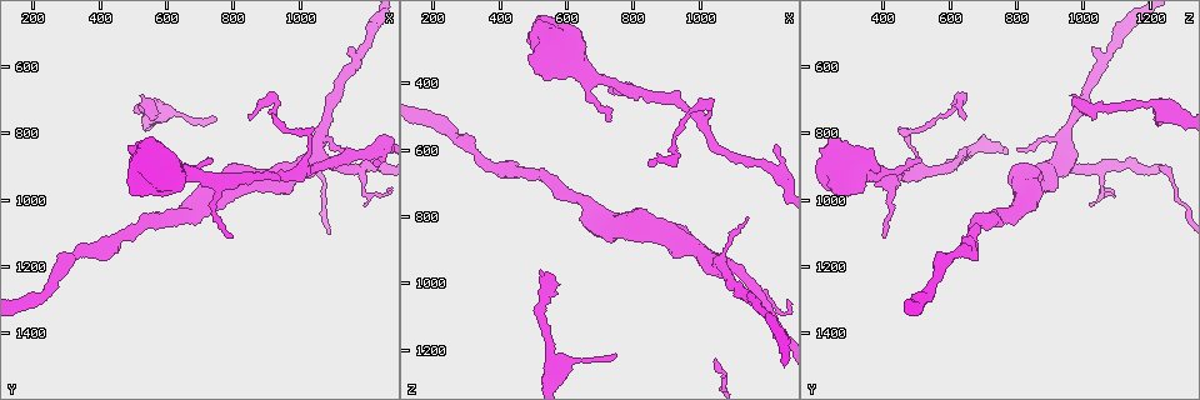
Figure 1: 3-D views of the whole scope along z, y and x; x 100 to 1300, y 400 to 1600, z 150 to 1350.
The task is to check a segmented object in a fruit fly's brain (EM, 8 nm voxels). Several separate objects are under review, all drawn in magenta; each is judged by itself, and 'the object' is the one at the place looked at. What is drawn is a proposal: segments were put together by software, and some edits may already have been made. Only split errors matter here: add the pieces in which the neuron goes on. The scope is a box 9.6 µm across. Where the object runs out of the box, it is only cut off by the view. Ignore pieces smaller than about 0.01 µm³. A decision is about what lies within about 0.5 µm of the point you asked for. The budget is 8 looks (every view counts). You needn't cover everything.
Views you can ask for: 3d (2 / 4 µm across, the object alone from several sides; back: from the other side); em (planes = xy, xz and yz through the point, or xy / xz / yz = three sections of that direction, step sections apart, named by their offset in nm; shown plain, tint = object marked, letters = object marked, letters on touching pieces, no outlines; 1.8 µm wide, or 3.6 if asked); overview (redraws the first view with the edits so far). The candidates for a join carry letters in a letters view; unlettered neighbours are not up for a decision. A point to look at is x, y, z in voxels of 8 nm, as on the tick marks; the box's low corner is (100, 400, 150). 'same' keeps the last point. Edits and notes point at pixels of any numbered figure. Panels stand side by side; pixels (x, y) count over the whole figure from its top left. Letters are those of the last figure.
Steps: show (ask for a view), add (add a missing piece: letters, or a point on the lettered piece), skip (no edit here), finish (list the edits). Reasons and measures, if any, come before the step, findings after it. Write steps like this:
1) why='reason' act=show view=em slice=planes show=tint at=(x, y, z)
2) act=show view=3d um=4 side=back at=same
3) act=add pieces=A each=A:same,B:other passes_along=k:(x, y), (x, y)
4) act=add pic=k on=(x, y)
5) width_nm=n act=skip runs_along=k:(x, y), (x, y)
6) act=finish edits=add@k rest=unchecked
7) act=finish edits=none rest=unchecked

why='an open end' act=show view=em slice=planes show=letters at=(850, 750, 650)

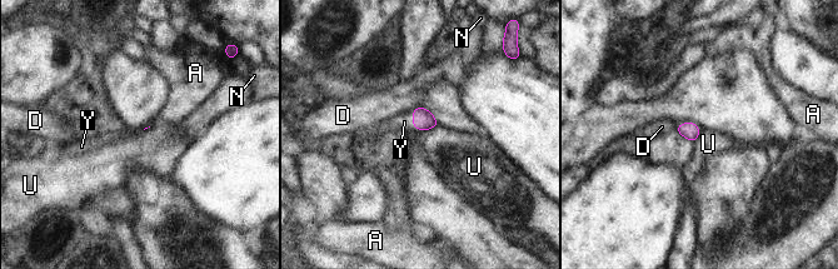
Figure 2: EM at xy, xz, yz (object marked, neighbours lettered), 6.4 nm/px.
act=add pieces=Y each=A:other,D:other,N:other,U:other,Y:same passes_along=2:(423, 119), (413, 121), (404, 121) found='it goes on there'

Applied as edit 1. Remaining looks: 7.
why='redraw' act=show view=overview

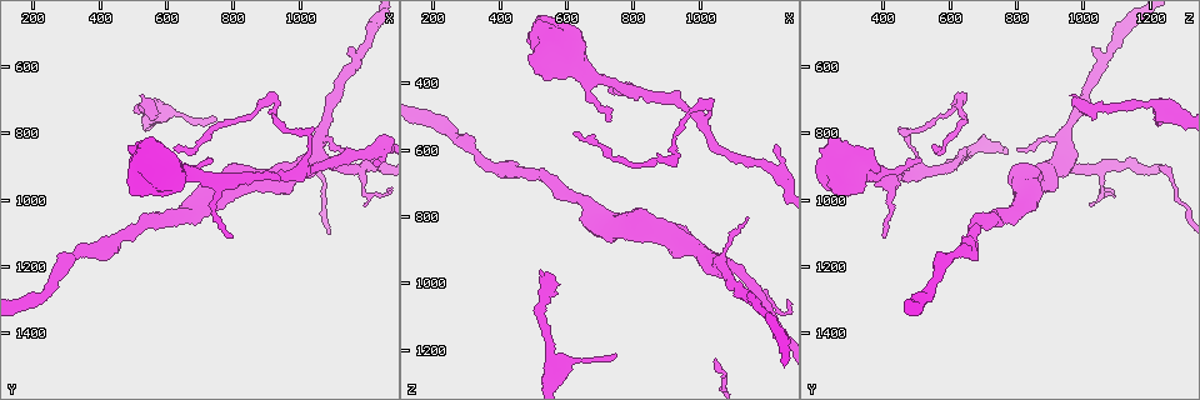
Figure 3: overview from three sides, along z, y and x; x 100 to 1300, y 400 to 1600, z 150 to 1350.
why='branch stops here' act=show view=em slice=xz step=8 show=tint at=(740, 760, 1210)

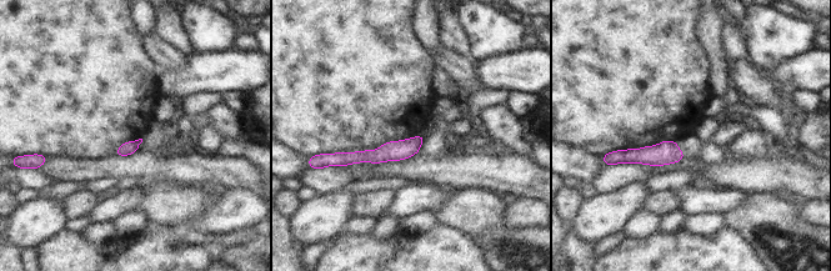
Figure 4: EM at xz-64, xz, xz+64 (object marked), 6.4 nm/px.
why='cut it another way' act=show view=em slice=xy step=8 show=letters at=same

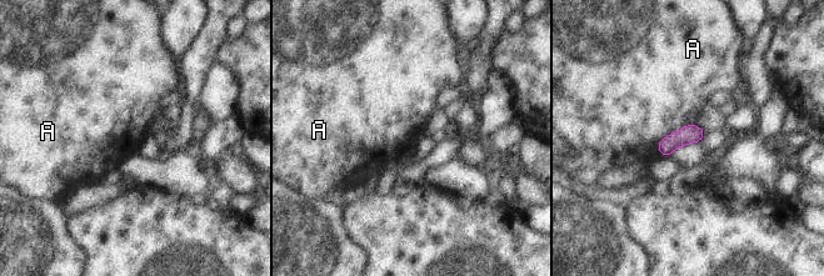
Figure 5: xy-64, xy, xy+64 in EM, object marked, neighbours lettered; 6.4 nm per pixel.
width_nm=120 longest_contact=A:300nm act=skip each=A:other found='no lettered piece goes on from it'

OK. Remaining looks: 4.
why='thin end' act=show view=3d um=2 at=(1140, 840, 800)

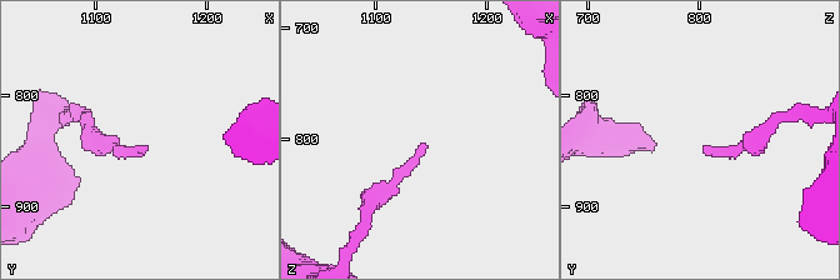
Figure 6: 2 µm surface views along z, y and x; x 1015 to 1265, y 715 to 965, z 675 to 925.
act=show view=em slice=planes show=plain at=(1142, 848, 800)

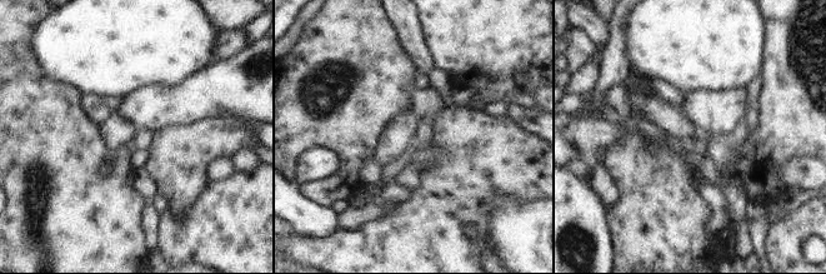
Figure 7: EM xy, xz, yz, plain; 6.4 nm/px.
act=show view=em slice=planes show=letters at=same

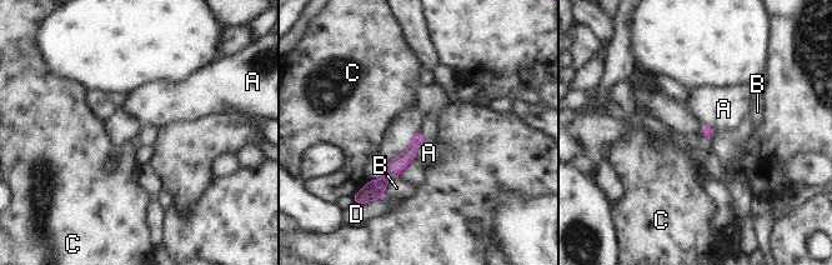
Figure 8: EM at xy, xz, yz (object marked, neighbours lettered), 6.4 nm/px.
act=skip each=A:other,B:other,C:other,D:other runs_along=8:(419, 136), (410, 153), (371, 188) found='no lettered piece goes on from it'

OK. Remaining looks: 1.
act=finish edits=add@2 rest=unchecked

